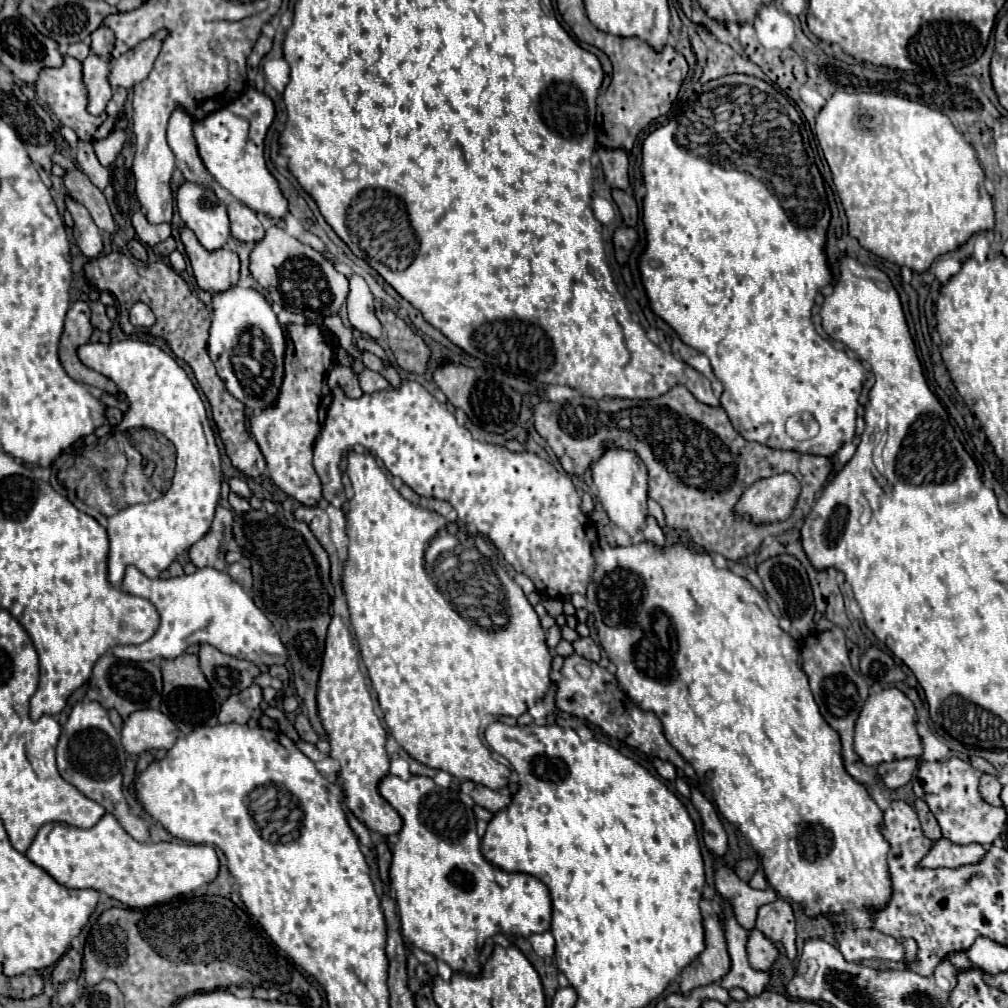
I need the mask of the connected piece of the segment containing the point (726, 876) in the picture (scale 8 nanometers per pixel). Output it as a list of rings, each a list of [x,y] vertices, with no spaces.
[[[720,867],[716,871],[716,889],[718,895],[730,903],[738,925],[742,925],[744,929],[754,929],[758,907],[776,899],[776,893],[772,889],[752,889],[748,883],[740,881],[728,867]]]

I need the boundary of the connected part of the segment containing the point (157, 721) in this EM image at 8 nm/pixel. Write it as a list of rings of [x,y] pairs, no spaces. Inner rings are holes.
[[[134,711],[122,727],[122,745],[130,755],[152,749],[170,749],[178,739],[178,729],[162,711]]]

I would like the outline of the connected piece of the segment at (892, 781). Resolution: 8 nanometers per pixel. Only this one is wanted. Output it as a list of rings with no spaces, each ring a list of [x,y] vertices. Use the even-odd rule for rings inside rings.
[[[900,759],[900,761],[890,761],[890,763],[880,763],[878,775],[886,783],[888,789],[900,789],[912,779],[916,767],[918,767],[916,759]]]

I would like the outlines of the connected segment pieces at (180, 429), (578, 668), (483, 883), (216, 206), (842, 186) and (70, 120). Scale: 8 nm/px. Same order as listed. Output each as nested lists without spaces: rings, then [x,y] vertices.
[[[124,339],[110,345],[86,343],[78,349],[78,357],[86,367],[112,379],[130,401],[130,409],[116,430],[154,429],[166,435],[176,447],[178,457],[172,487],[156,501],[118,511],[108,517],[104,525],[110,537],[110,583],[120,585],[128,565],[134,565],[146,577],[156,579],[180,553],[188,551],[198,539],[202,539],[212,525],[222,485],[222,463],[214,431],[192,379],[176,359],[158,345],[138,339]]]
[[[574,653],[574,655],[566,657],[564,667],[562,667],[562,675],[564,675],[564,679],[558,683],[558,695],[556,695],[556,707],[560,711],[582,717],[592,725],[598,725],[610,737],[616,737],[616,739],[628,743],[630,747],[644,751],[646,755],[652,755],[652,757],[674,763],[674,767],[678,769],[678,775],[684,777],[686,761],[666,741],[660,719],[656,715],[650,715],[646,711],[642,711],[640,707],[636,707],[630,701],[630,697],[624,691],[620,691],[620,687],[616,683],[616,677],[612,673],[602,669],[598,663],[582,659],[580,655]]]
[[[388,775],[380,783],[380,795],[400,813],[404,821],[398,843],[394,845],[390,881],[396,889],[402,935],[408,943],[448,963],[454,973],[478,977],[482,967],[478,965],[476,957],[484,947],[486,939],[498,933],[530,937],[534,933],[544,933],[550,929],[552,903],[548,887],[532,875],[506,873],[484,859],[480,851],[480,837],[476,833],[476,817],[472,813],[472,807],[464,803],[462,815],[462,799],[456,791],[442,789],[430,777],[422,775],[414,775],[410,781],[404,781],[396,775]]]
[[[184,183],[176,193],[176,203],[184,225],[208,251],[222,249],[230,239],[230,223],[224,203],[216,193],[196,183]]]
[[[834,93],[826,105],[820,109],[814,133],[821,147],[824,157],[830,165],[836,189],[840,193],[846,217],[848,217],[848,231],[852,237],[856,237],[860,241],[862,247],[866,247],[868,251],[872,251],[878,257],[884,257],[896,265],[906,265],[912,271],[928,271],[932,261],[938,255],[944,255],[948,251],[954,251],[960,243],[964,243],[970,235],[992,229],[994,227],[994,209],[992,209],[992,197],[988,195],[986,187],[984,187],[984,171],[980,169],[976,151],[970,143],[966,143],[966,139],[954,129],[954,125],[950,123],[950,119],[946,115],[942,115],[940,111],[934,111],[926,105],[920,105],[916,101],[908,101],[904,97],[898,95],[882,95],[882,93]]]
[[[64,55],[64,65],[58,67],[58,69],[46,69],[46,71],[40,71],[40,77],[36,81],[36,95],[52,109],[52,113],[60,119],[62,125],[70,127],[78,139],[82,141],[98,141],[102,137],[108,137],[108,133],[114,129],[118,117],[124,113],[124,103],[126,103],[126,97],[128,97],[128,91],[124,87],[118,87],[114,91],[114,119],[110,119],[106,113],[100,113],[100,115],[90,115],[86,111],[88,107],[88,91],[86,91],[86,85],[82,81],[82,63],[74,57],[68,57]]]

